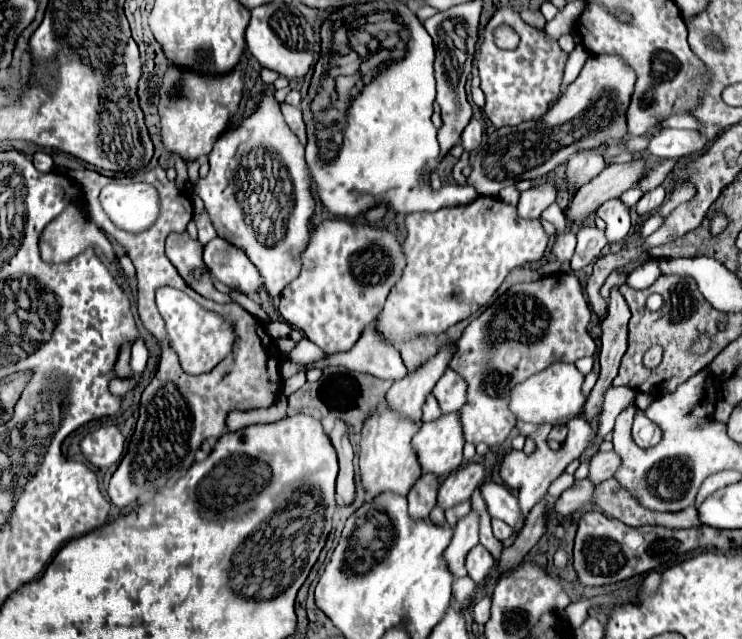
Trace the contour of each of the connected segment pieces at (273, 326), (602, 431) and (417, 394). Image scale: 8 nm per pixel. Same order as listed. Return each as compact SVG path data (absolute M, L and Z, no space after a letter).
M284 320L272 321L265 327L266 332L272 339L282 338L288 336L293 328Z
M610 388L604 396L604 406L602 406L602 414L598 418L598 436L606 436L612 432L614 428L614 420L616 416L628 408L628 406L634 406L634 400L636 400L636 390L634 388Z
M446 342L438 348L436 356L430 356L422 366L410 370L402 380L396 380L386 394L388 406L412 420L420 420L424 400L442 378L442 374L448 370L454 352L456 344Z

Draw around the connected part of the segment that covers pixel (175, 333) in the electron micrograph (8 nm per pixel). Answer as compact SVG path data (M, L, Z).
M168 286L156 292L156 304L166 322L170 344L178 352L184 372L188 374L210 372L220 360L224 360L224 356L228 356L228 352L232 352L234 342L236 342L236 332L234 332L236 328L230 318L202 308L188 294L176 288L168 288Z

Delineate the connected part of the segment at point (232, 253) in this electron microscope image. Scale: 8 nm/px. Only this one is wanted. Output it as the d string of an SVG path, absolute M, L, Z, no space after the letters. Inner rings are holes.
M220 236L204 246L204 262L212 274L232 290L242 294L258 294L264 290L262 276L248 256Z

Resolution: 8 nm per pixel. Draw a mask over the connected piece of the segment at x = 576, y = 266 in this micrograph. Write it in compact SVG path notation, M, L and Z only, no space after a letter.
M580 224L580 230L578 230L578 246L576 246L576 252L572 256L572 270L580 270L584 266L588 266L590 262L594 262L602 248L608 244L604 232L600 232L596 226L592 224Z

